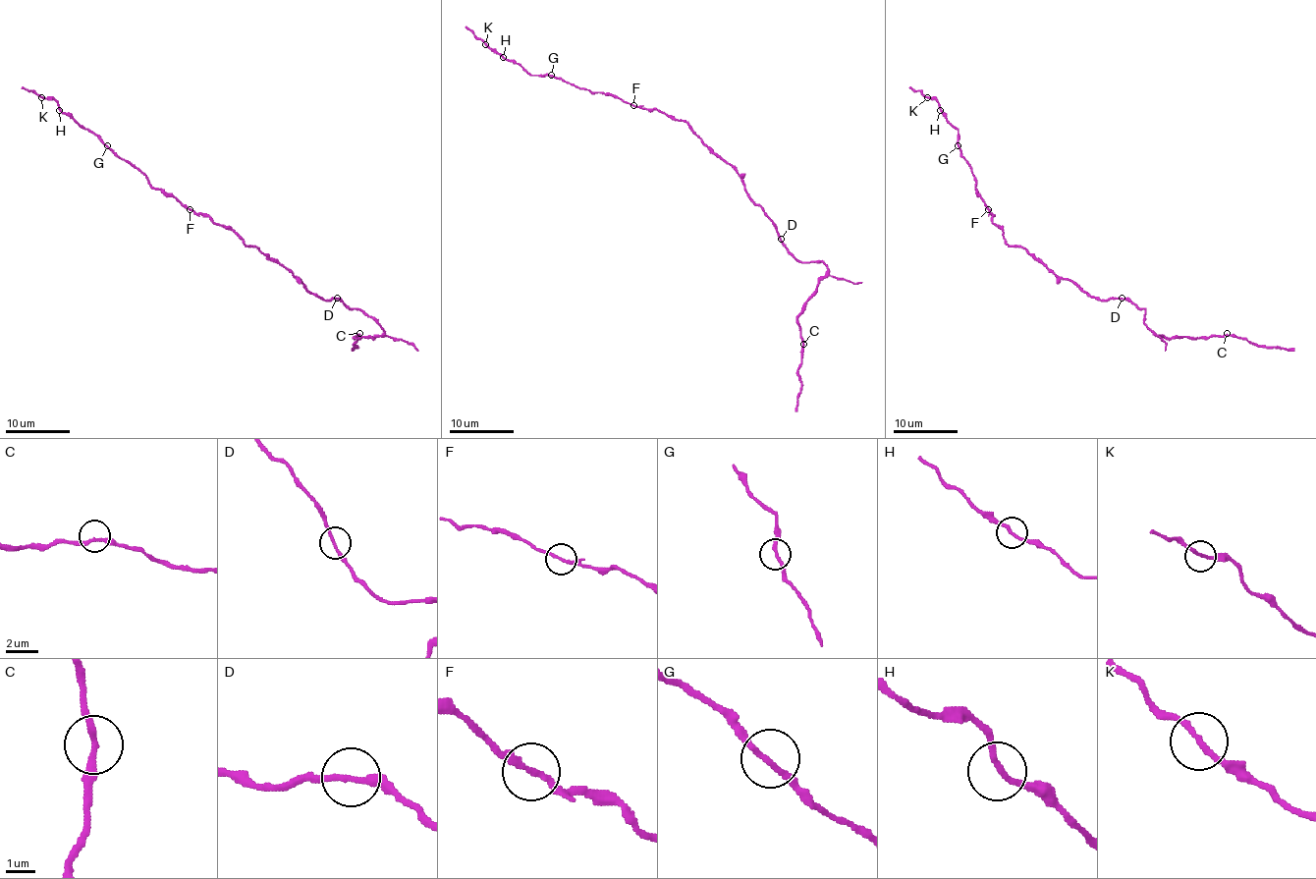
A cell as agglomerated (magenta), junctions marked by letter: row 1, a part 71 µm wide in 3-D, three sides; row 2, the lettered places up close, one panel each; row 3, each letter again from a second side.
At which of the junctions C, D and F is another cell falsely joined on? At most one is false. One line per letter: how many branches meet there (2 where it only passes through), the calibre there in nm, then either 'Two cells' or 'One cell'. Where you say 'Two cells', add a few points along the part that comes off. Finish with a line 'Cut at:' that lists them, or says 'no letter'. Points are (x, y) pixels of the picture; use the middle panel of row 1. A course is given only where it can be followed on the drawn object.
C: Branches: 2. Thickness 200 nm. One cell
D: Branches: 2. Thickness 180 nm. One cell
F: Branches: 2. Thickness 190 nm. One cell
Cut at: no letter

